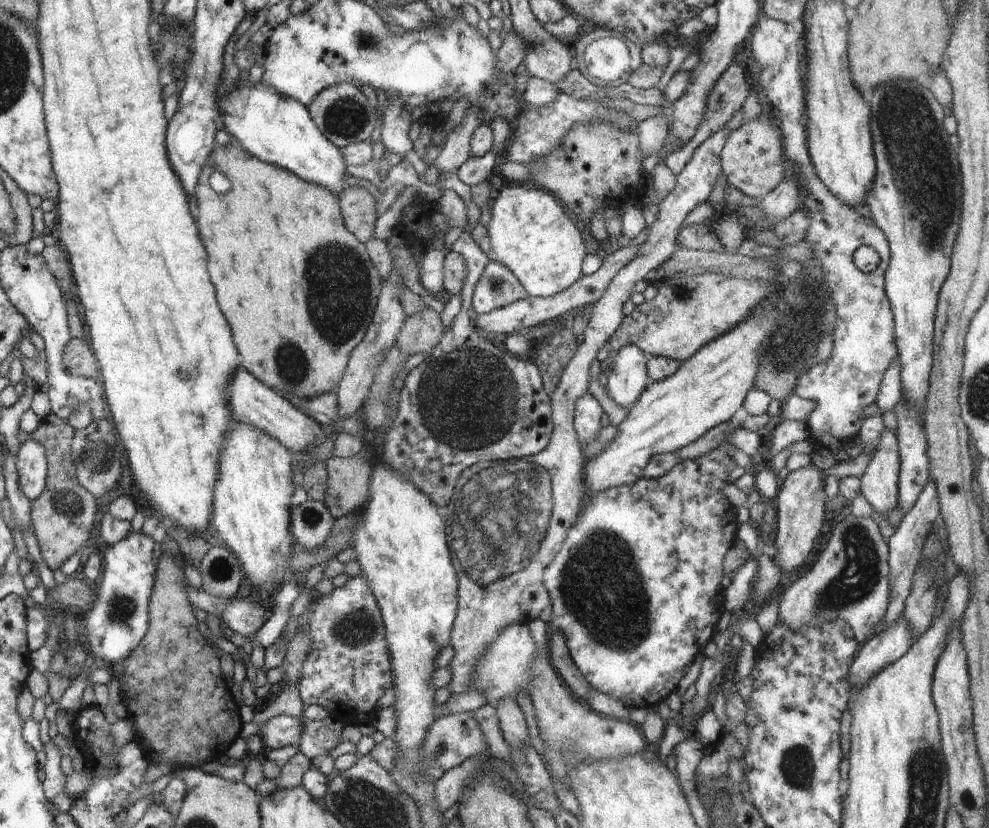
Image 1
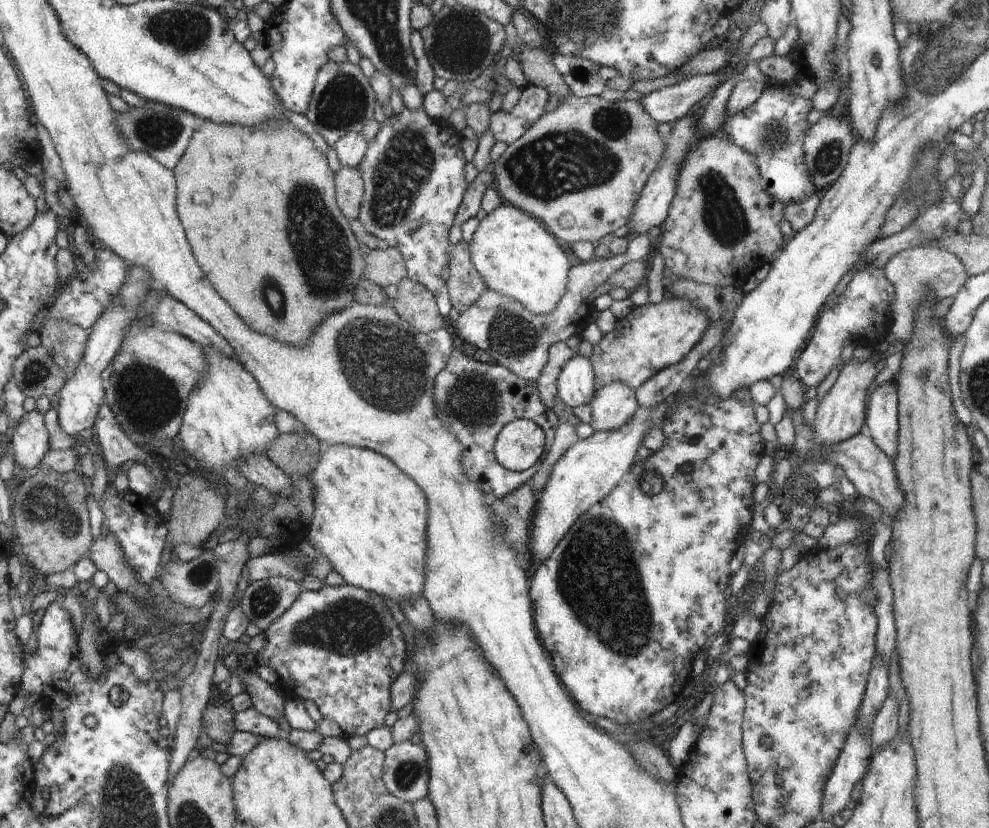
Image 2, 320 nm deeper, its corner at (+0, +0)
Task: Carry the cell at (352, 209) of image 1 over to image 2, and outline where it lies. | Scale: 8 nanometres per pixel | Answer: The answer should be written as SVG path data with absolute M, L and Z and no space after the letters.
M340 167L335 172L335 195L338 208L348 219L358 216L363 199L363 180L357 167Z

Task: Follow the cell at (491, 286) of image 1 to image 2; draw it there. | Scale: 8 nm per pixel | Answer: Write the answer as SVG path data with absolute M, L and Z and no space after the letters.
M646 232L629 239L625 254L610 254L602 259L594 257L590 261L572 267L568 271L568 288L558 301L557 307L545 315L532 314L517 300L486 288L483 295L470 308L459 314L456 330L468 344L490 354L498 365L511 370L521 379L536 381L547 365L549 348L560 341L566 343L572 335L580 334L590 323L590 313L594 309L594 304L586 304L586 298L627 262L646 260L652 253L653 246Z

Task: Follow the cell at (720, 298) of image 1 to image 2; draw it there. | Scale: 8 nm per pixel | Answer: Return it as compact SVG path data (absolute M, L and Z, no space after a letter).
M666 297L661 303L646 303L634 306L631 312L624 318L615 322L614 329L604 333L599 344L595 344L594 352L590 356L593 366L595 392L603 386L614 381L623 381L635 391L644 382L651 379L657 372L678 364L686 358L686 355L700 342L710 322L707 314L694 308L688 301L676 297Z

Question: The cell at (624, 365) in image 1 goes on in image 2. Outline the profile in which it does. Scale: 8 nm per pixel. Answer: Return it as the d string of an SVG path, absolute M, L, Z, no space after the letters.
M614 381L599 388L589 402L595 432L615 431L633 417L639 407L636 391L623 381Z

